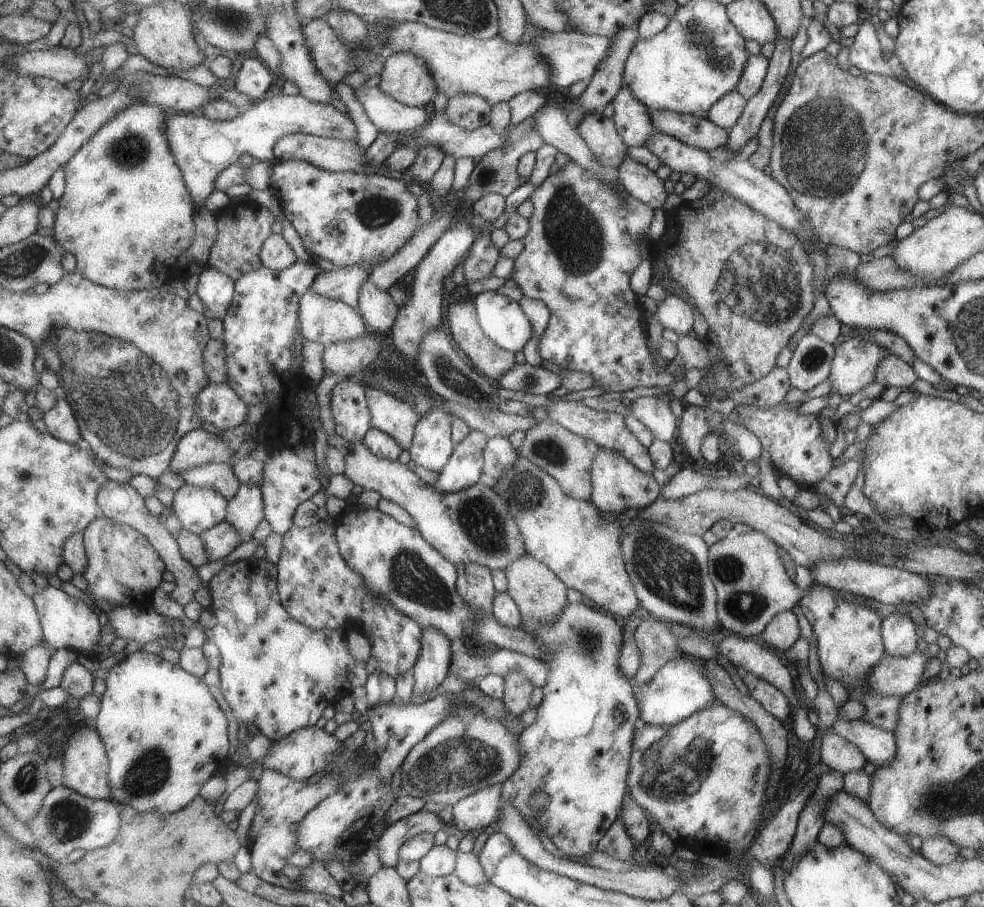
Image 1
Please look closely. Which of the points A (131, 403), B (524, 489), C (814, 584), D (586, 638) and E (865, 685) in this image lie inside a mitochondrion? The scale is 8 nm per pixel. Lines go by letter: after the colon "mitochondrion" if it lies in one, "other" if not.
A: mitochondrion
B: mitochondrion
C: other
D: mitochondrion
E: other

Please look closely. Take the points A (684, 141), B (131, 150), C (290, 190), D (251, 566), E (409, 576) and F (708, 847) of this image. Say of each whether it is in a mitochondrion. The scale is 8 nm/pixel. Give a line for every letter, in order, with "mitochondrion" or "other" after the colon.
A: other
B: mitochondrion
C: other
D: other
E: mitochondrion
F: other

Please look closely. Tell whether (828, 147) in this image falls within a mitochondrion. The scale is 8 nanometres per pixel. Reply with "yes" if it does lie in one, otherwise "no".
yes

